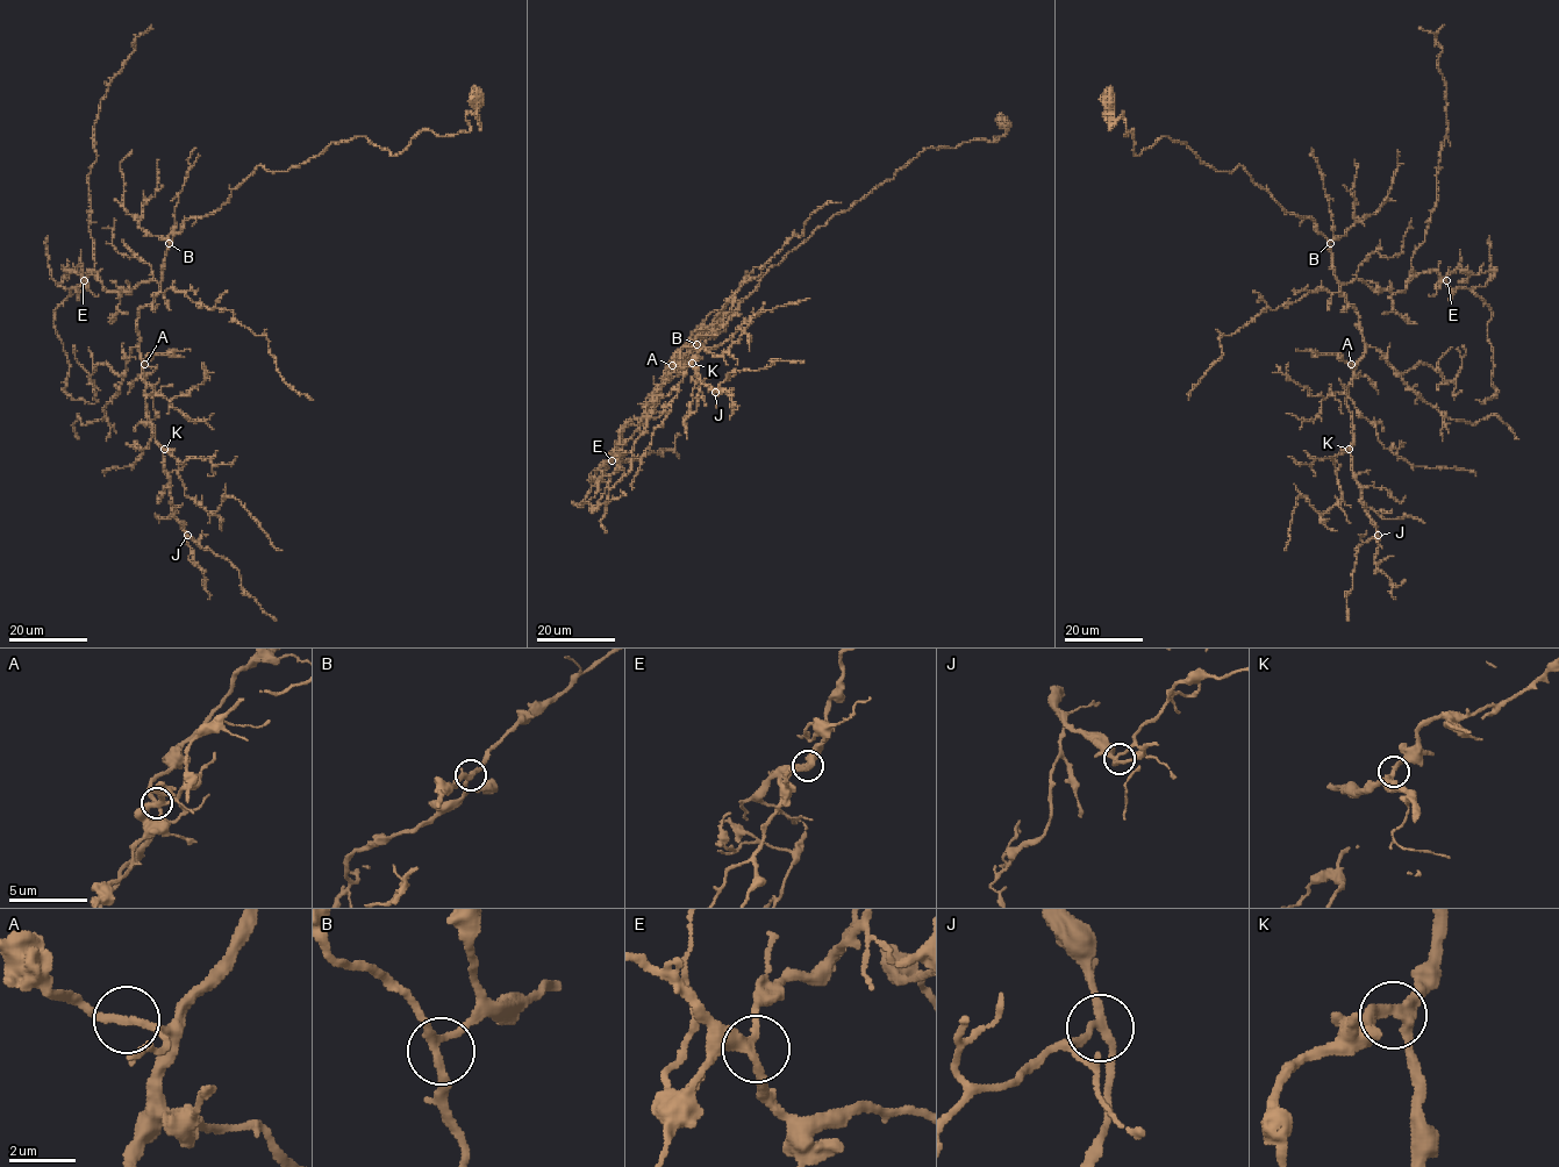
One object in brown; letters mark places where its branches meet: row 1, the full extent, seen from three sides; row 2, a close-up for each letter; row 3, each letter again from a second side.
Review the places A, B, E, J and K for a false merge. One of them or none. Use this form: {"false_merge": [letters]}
{"false_merge": []}

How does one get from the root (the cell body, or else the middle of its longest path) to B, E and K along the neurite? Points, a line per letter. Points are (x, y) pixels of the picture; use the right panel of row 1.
B: (1110, 98), (1135, 155), (1168, 136), (1218, 172), (1242, 166), (1330, 243)
E: (1110, 98), (1135, 155), (1163, 136), (1185, 143), (1311, 219), (1341, 283), (1397, 293), (1421, 272), (1446, 280)
K: (1110, 98), (1135, 155), (1168, 136), (1218, 172), (1242, 166), (1327, 238), (1366, 348), (1347, 393), (1349, 449)

